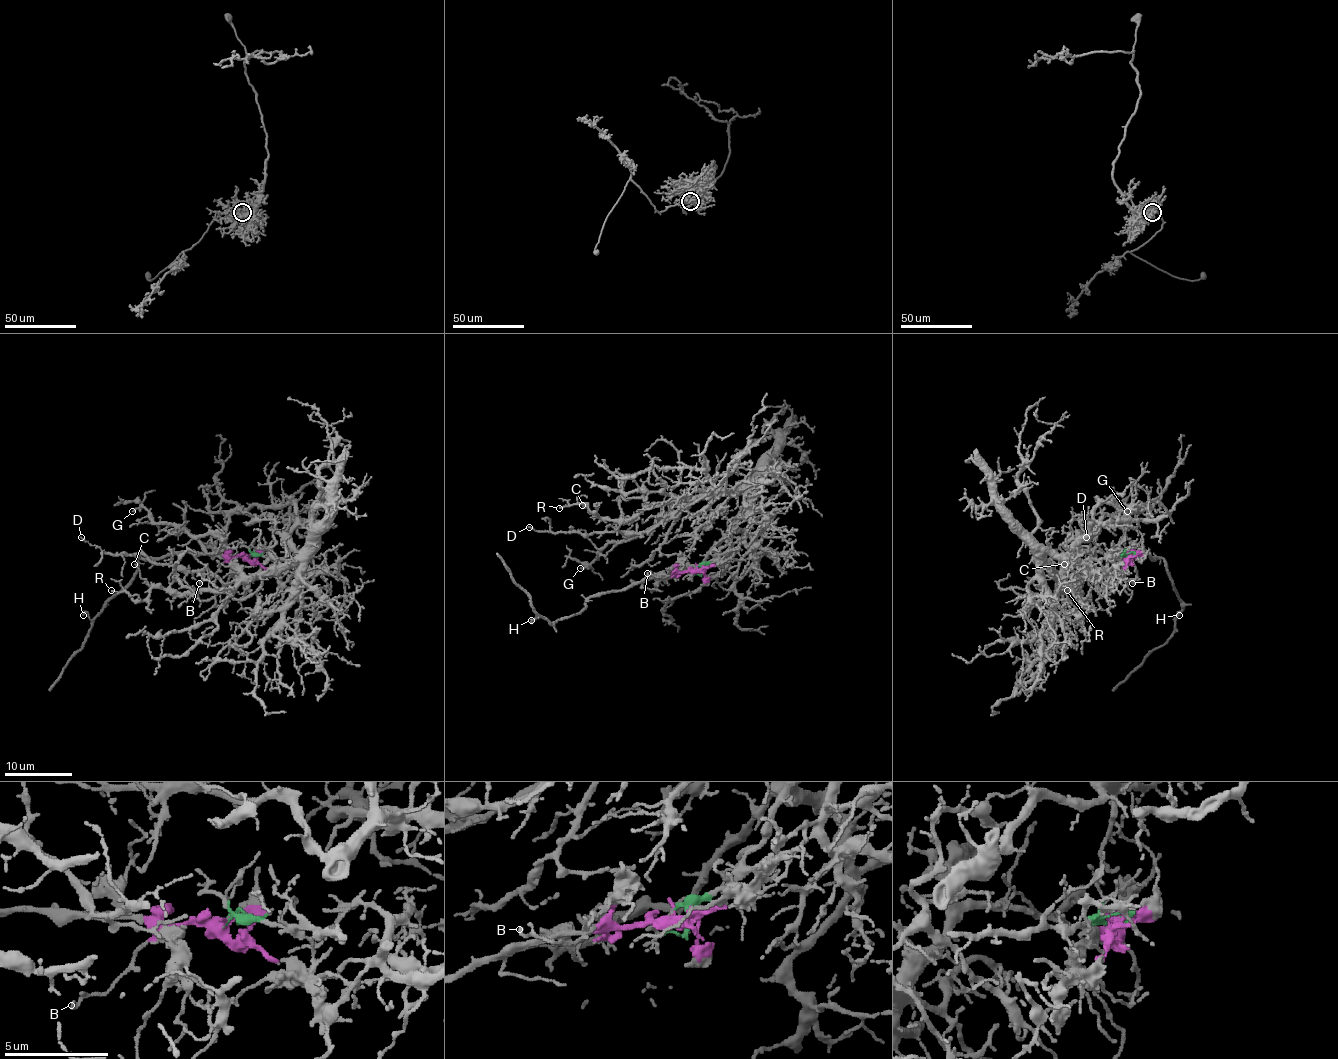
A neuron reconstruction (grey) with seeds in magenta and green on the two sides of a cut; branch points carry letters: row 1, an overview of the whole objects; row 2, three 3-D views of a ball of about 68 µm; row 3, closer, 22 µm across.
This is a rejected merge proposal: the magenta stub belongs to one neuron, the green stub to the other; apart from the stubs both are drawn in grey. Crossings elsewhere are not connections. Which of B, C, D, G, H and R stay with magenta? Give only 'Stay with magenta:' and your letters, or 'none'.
Stay with magenta: B, H

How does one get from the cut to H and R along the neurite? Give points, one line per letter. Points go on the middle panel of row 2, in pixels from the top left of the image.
H: (695, 571), (673, 571), (642, 578), (625, 588), (596, 593), (581, 610), (554, 622), (540, 615), (530, 620)
R: (695, 571), (702, 573), (725, 544), (748, 488), (646, 505), (629, 518), (600, 518), (583, 505), (559, 508)

